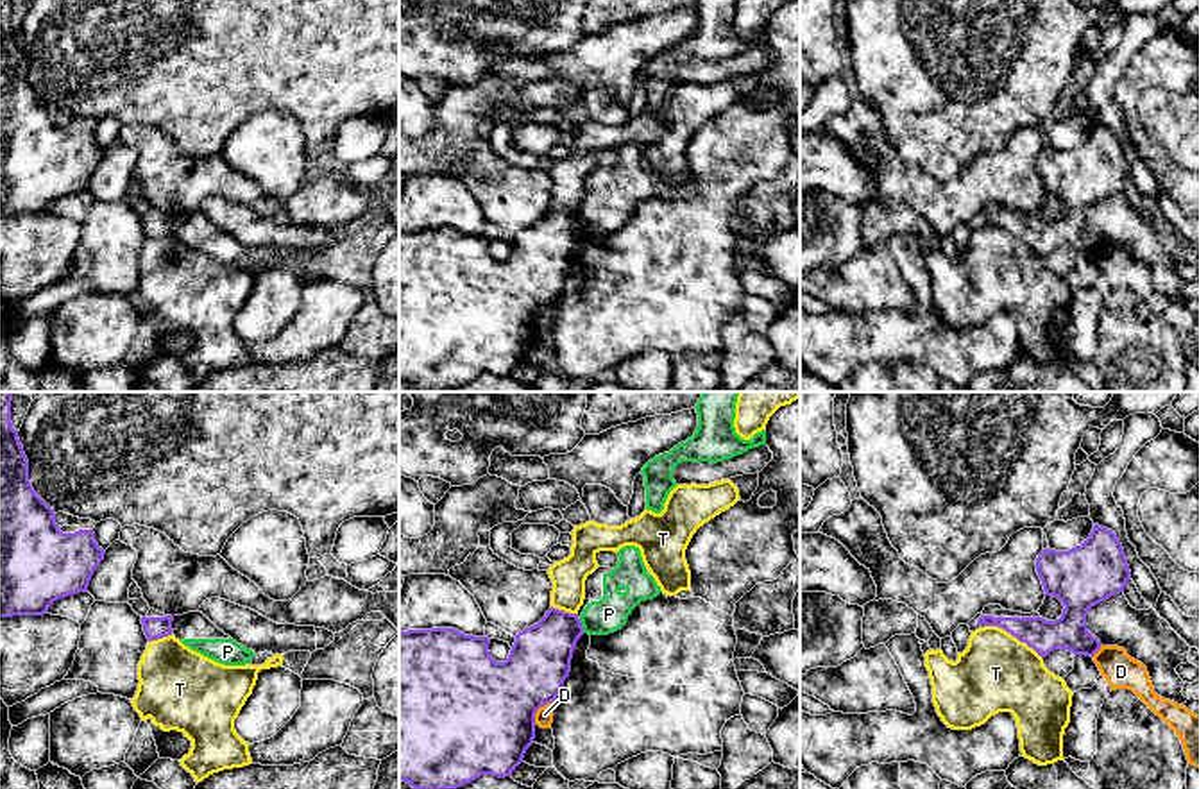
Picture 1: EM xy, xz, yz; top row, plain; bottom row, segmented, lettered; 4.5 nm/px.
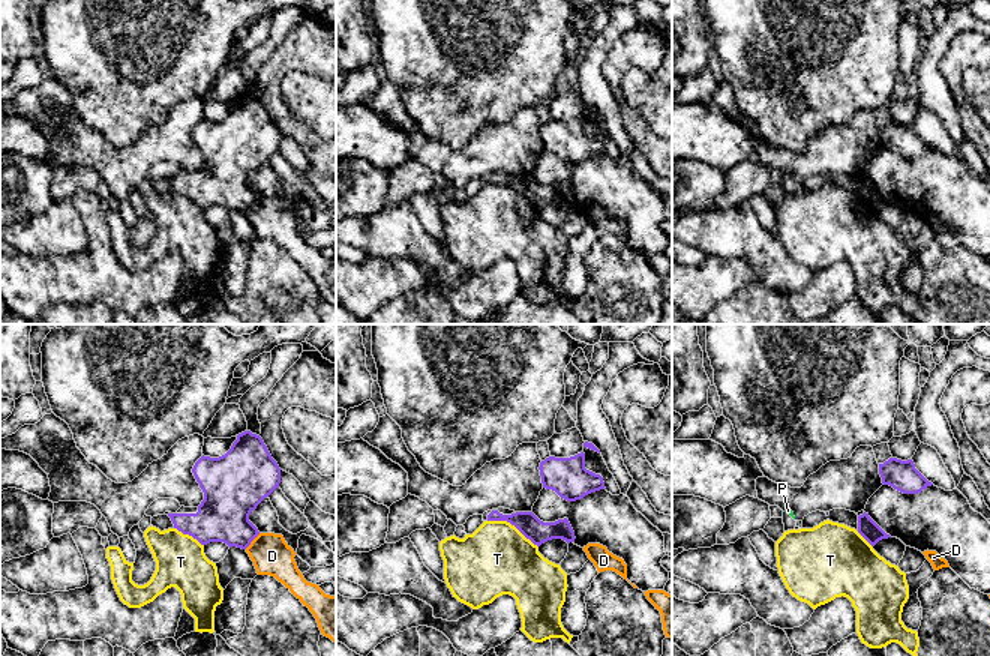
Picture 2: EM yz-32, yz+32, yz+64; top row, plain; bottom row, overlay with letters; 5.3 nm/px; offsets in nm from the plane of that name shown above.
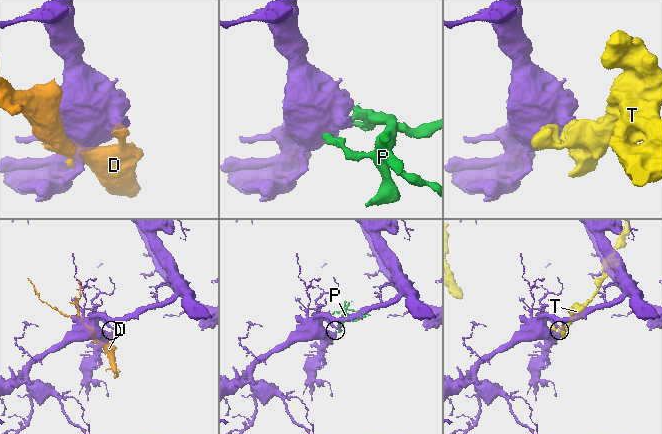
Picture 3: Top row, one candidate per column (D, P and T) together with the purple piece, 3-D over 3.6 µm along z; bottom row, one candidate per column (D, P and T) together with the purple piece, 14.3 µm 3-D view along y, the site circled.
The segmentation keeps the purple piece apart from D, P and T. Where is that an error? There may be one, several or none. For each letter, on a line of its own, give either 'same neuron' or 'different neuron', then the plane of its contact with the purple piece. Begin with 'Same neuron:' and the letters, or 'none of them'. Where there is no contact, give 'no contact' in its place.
Same neuron: none of them
D: different neuron | xz
P: different neuron | xz
T: different neuron | yz

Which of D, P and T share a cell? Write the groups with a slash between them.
D / P / T

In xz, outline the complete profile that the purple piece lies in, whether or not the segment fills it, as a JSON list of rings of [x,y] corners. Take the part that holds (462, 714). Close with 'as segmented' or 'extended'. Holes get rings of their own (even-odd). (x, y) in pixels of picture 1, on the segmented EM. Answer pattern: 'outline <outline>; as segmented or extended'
outline [[[551,607],[537,624],[515,635],[508,658],[496,662],[489,637],[465,635],[455,628],[399,632],[399,780],[413,789],[456,789],[481,775],[510,776],[533,744],[537,710],[560,694],[583,633],[576,614]]]; as segmented

